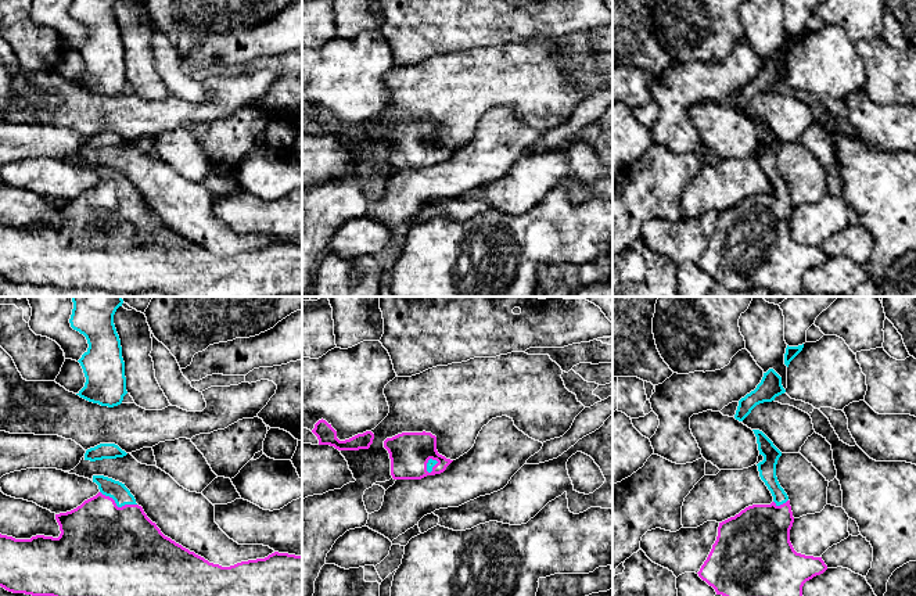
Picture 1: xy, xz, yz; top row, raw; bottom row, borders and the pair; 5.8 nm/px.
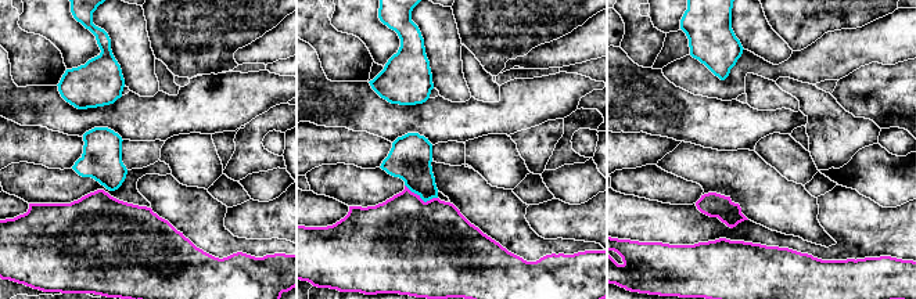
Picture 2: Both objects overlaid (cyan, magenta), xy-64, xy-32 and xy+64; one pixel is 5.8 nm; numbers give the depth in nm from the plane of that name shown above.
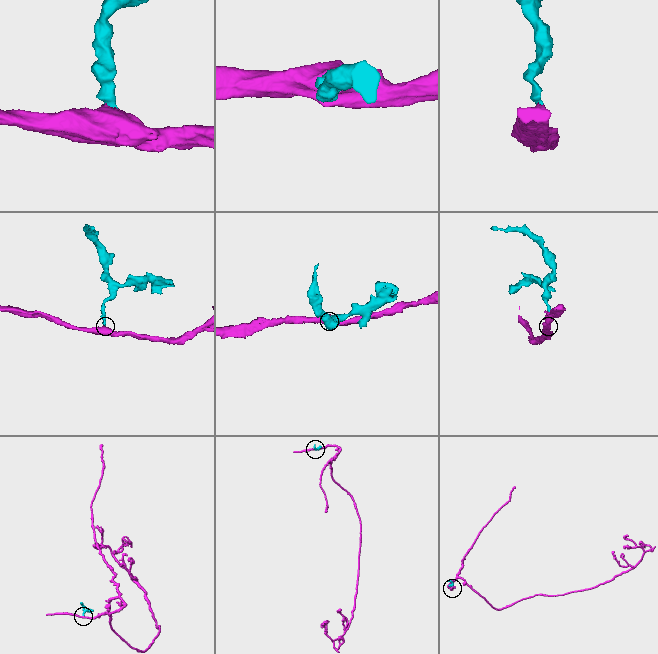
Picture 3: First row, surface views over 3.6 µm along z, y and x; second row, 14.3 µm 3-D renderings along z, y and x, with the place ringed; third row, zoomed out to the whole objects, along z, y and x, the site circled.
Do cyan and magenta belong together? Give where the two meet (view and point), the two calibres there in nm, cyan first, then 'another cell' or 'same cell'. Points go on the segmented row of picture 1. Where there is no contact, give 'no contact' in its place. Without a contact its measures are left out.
xy (118, 506) | 110/500 nm | same cell

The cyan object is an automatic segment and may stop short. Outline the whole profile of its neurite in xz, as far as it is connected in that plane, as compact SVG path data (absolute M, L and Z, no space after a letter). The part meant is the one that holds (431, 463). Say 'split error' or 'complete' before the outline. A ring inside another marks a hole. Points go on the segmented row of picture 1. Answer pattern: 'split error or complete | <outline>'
split error | M402 432L384 441L391 459L394 480L421 480L441 474L453 462L437 450L437 437L431 432Z

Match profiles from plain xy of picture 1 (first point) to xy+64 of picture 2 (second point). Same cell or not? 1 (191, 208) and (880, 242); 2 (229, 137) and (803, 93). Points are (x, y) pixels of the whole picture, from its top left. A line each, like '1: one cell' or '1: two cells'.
1: two cells
2: one cell

